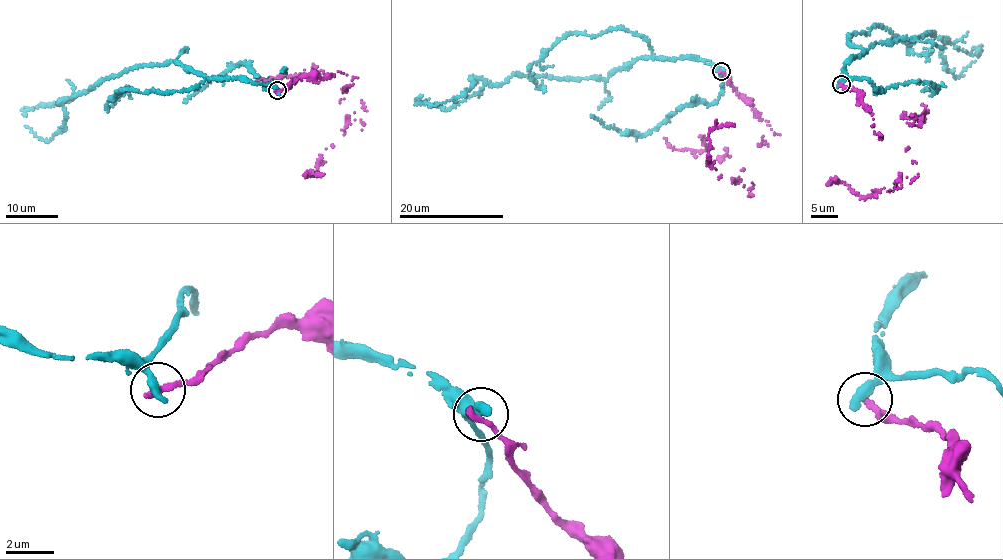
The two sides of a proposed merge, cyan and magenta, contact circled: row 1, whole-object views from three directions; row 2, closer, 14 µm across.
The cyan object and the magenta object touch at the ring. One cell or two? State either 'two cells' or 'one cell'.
two cells

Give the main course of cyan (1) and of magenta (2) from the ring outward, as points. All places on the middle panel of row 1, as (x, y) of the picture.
1: (722, 71), (710, 62), (643, 57), (604, 79), (516, 74), (501, 83), (472, 79), (464, 95), (415, 104)
2: (721, 72), (773, 134), (758, 145), (736, 182), (707, 159), (711, 130), (733, 124)

